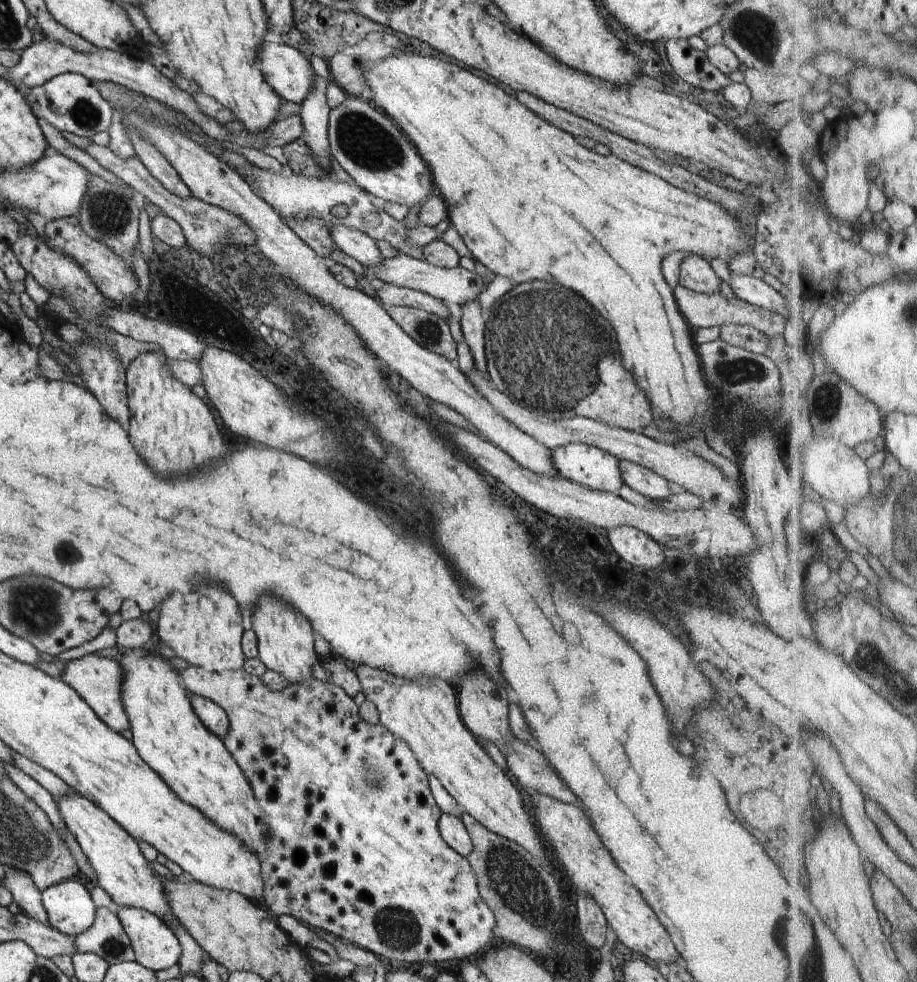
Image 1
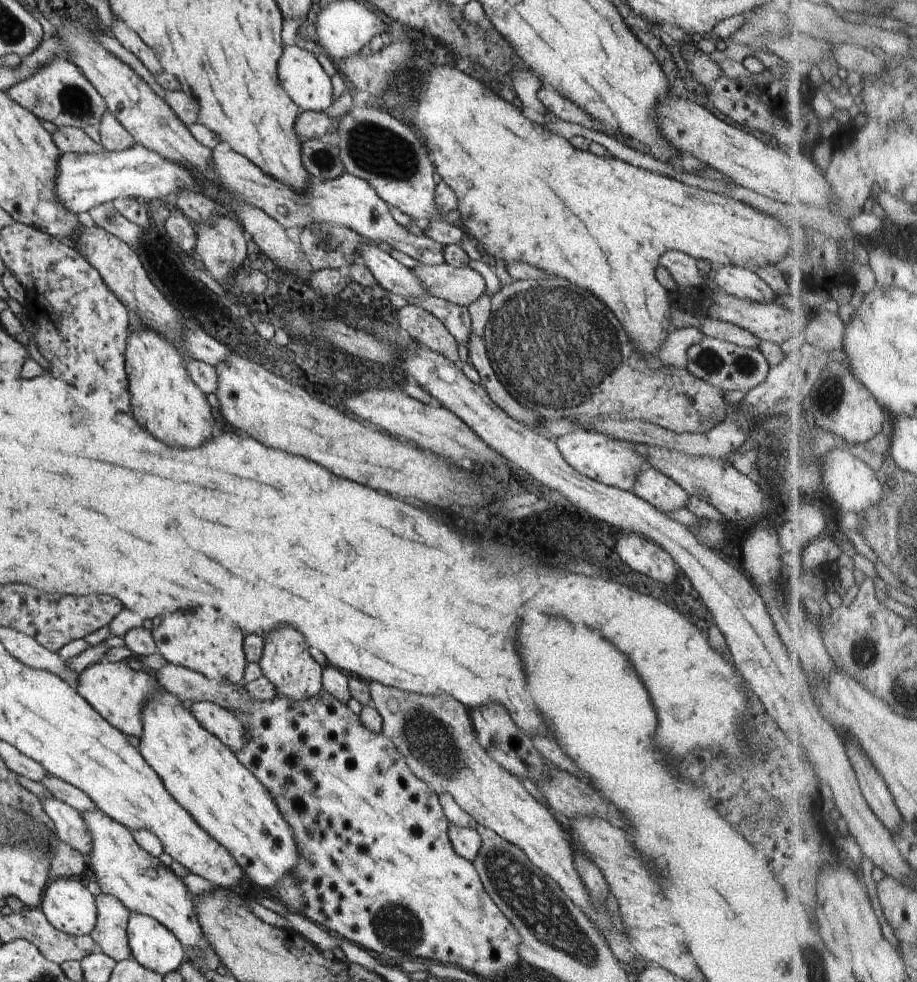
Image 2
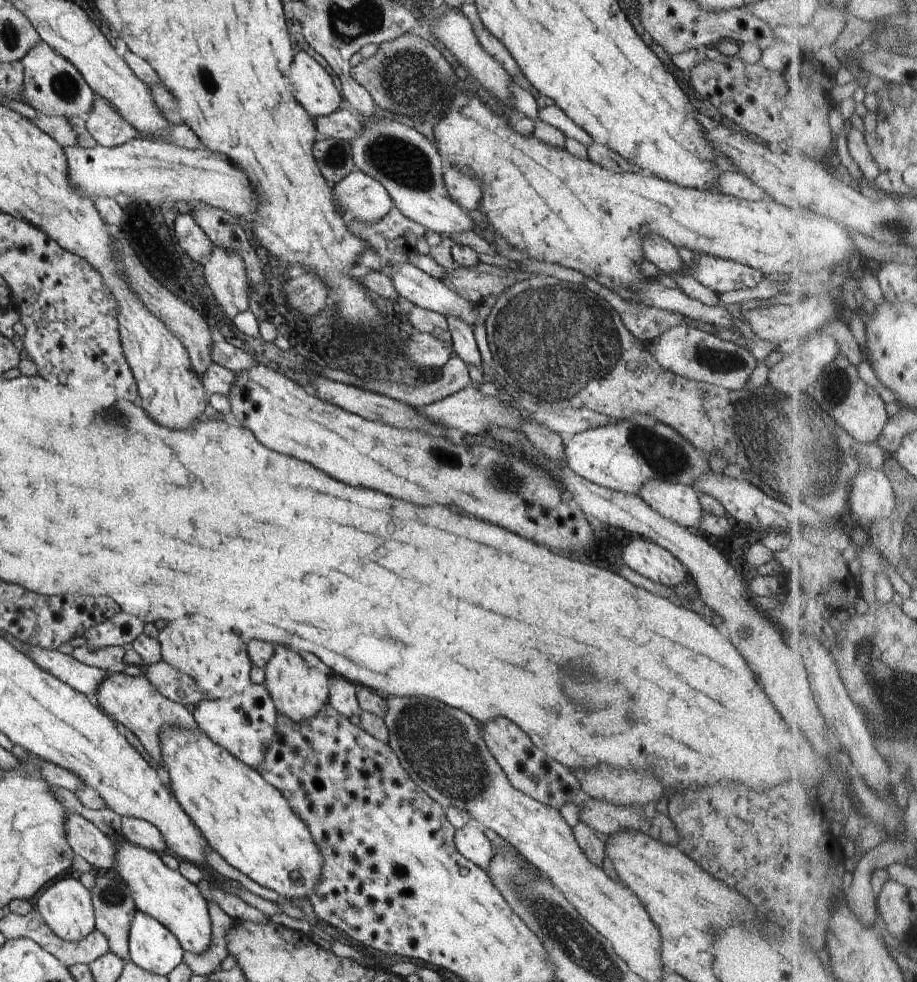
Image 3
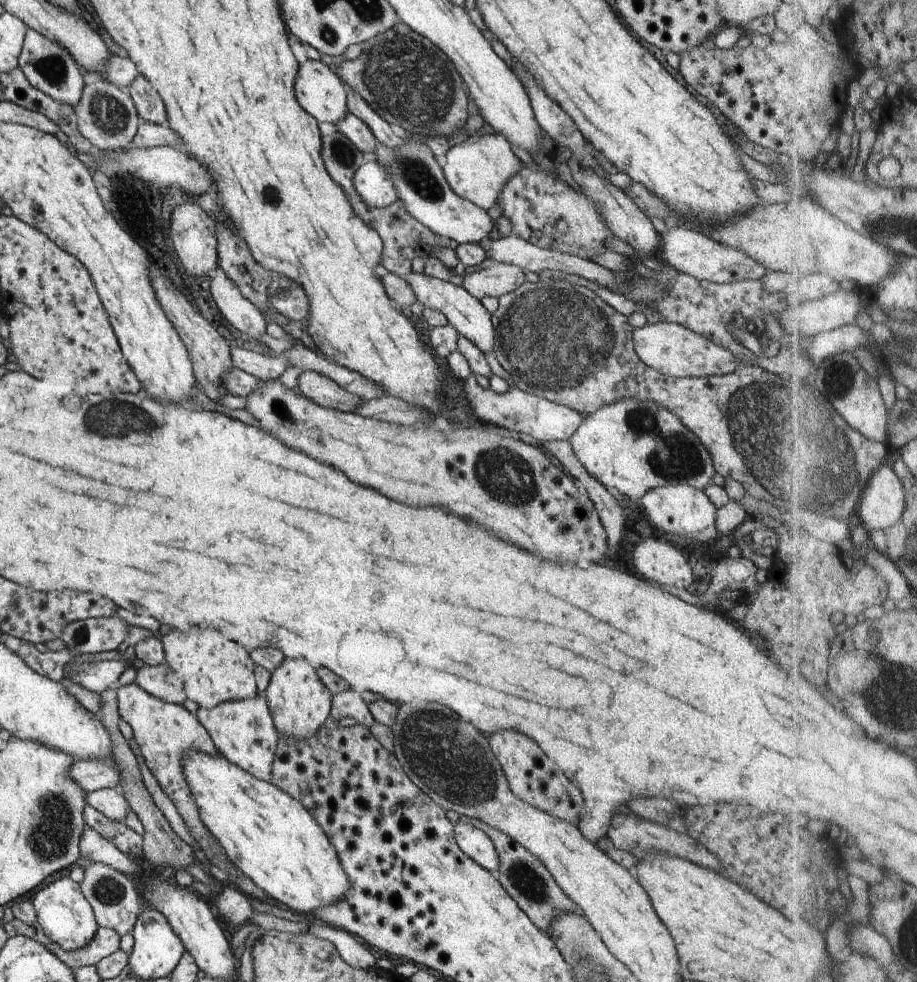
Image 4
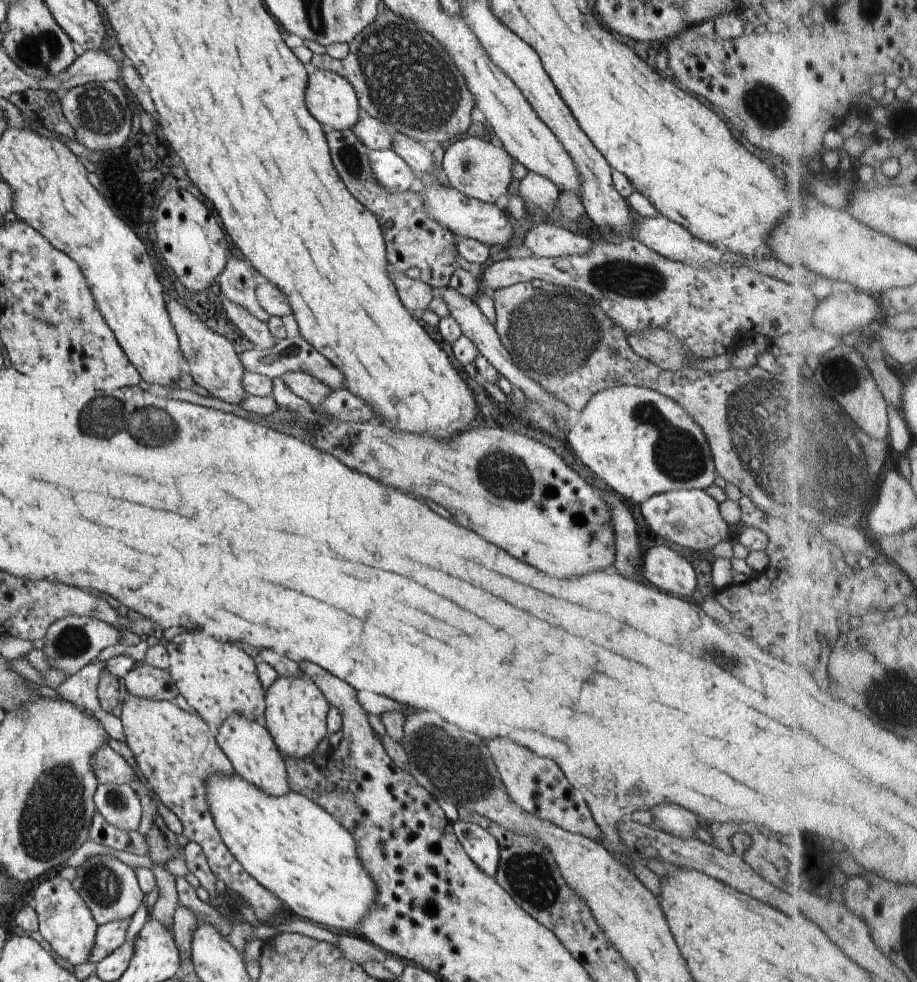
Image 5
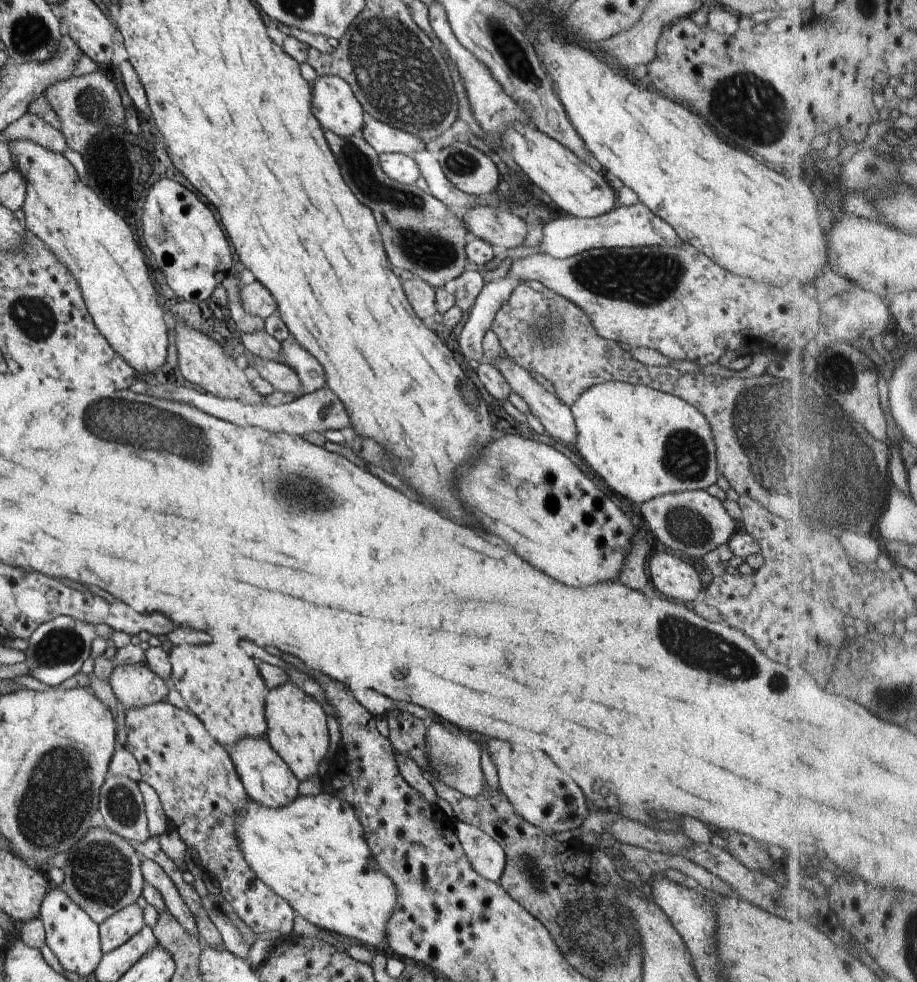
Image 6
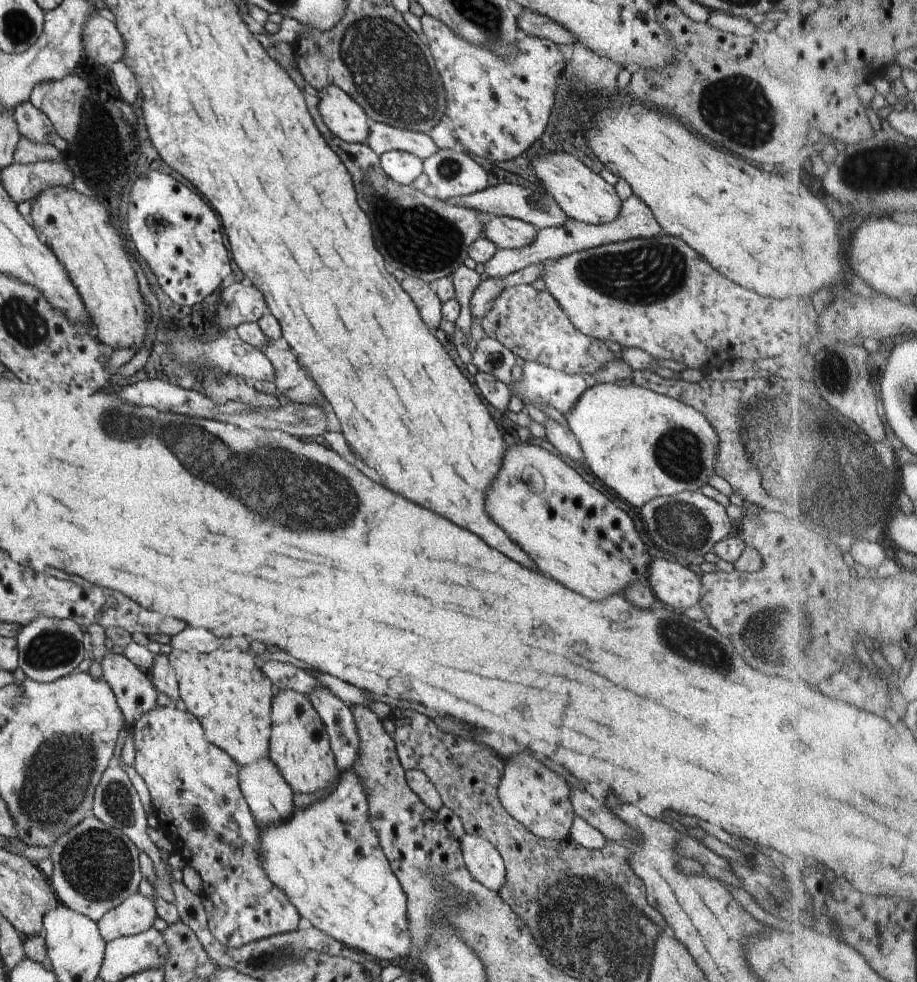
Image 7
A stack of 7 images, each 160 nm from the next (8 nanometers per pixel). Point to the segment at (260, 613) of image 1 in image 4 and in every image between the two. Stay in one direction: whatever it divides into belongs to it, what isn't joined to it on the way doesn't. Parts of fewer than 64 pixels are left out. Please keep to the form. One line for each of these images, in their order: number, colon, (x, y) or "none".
2: (286, 661)
3: (299, 691)
4: (300, 703)

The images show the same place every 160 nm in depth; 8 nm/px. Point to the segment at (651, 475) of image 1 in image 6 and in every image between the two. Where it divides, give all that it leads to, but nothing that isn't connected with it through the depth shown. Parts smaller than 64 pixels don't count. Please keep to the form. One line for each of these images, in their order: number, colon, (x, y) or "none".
2: (651, 485)
3: (679, 502)
4: (679, 509)
5: (690, 518)
6: (695, 523)

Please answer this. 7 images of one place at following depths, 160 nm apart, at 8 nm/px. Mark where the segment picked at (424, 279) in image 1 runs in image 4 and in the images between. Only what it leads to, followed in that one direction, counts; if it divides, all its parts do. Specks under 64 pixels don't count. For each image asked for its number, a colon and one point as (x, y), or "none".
2: (459, 285)
3: (474, 285)
4: (502, 278)

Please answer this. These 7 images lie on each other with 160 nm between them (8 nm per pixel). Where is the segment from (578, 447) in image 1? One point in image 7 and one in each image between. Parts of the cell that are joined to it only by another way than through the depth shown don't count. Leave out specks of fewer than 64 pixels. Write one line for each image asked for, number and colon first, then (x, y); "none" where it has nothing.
2: (613, 462)
3: (622, 457)
4: (631, 446)
5: (641, 443)
6: (644, 443)
7: (643, 445)

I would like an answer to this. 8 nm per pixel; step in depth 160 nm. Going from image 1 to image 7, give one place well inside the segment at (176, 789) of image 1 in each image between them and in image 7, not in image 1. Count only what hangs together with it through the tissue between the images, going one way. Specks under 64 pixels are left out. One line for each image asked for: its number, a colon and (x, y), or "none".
2: (199, 772)
3: (246, 820)
4: (272, 838)
5: (289, 844)
6: (312, 852)
7: (327, 859)

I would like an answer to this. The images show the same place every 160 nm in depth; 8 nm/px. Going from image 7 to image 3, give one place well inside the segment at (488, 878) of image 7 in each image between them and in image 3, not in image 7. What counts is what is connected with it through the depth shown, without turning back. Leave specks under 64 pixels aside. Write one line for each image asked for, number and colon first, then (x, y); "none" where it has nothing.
3: (470, 840)
4: (476, 844)
5: (481, 847)
6: (487, 857)

